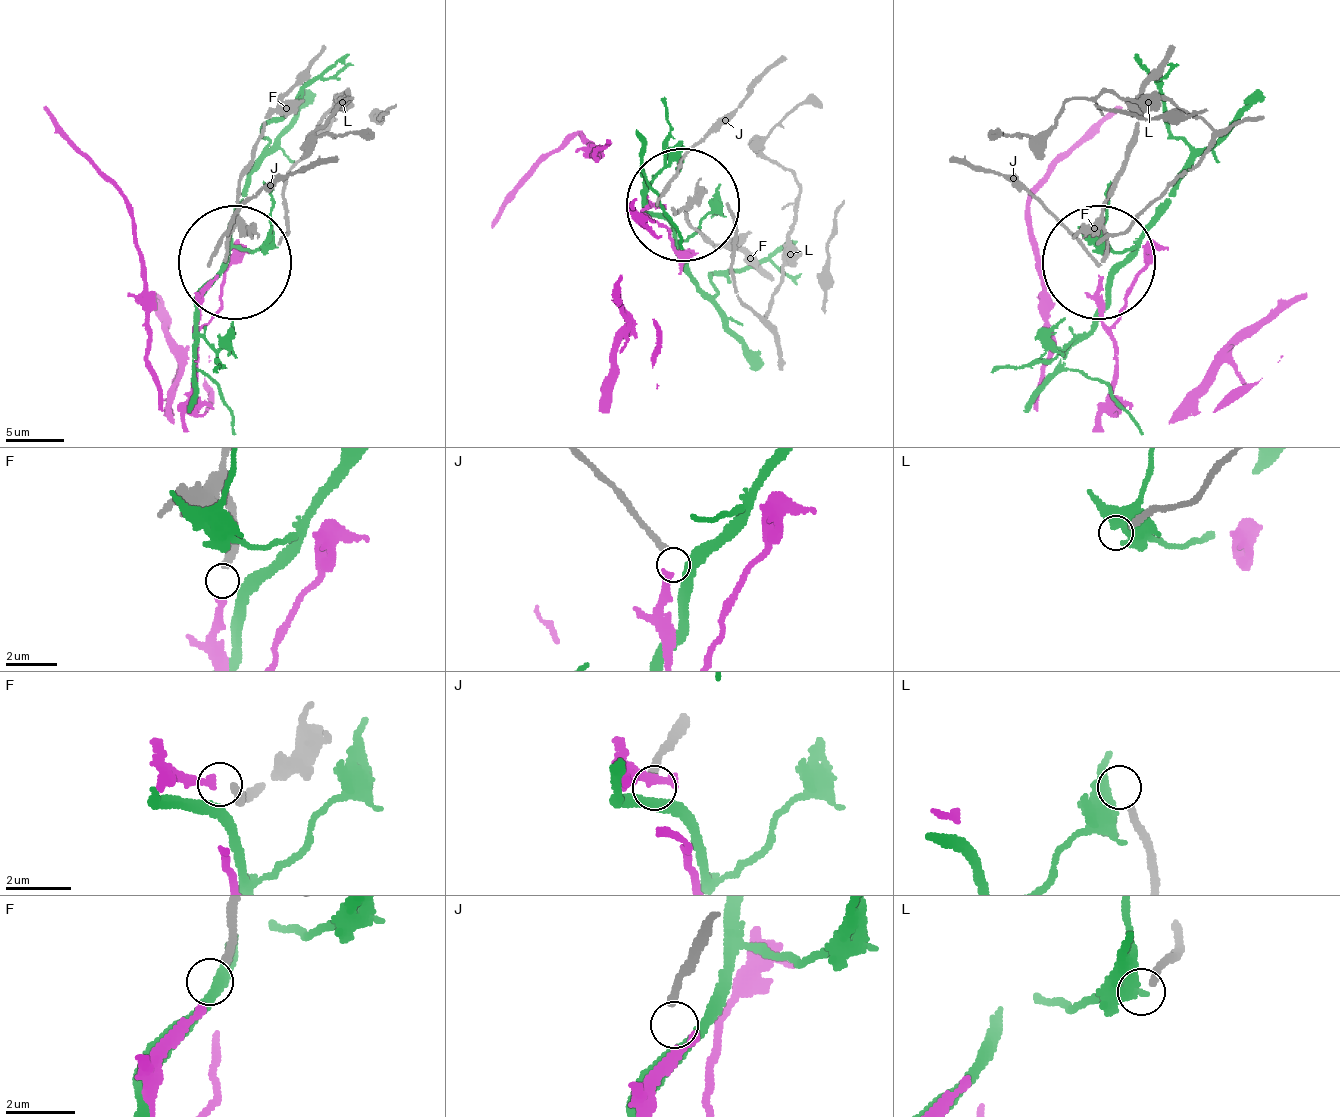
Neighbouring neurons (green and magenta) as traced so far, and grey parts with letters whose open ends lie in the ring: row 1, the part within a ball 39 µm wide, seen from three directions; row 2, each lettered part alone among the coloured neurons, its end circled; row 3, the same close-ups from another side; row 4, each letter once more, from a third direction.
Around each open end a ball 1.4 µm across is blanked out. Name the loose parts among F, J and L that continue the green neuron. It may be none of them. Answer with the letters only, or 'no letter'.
no letter

